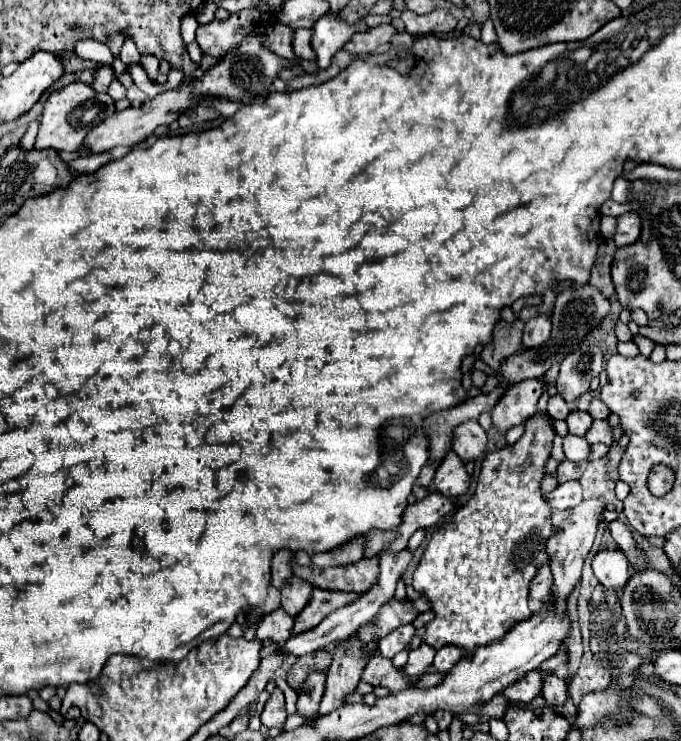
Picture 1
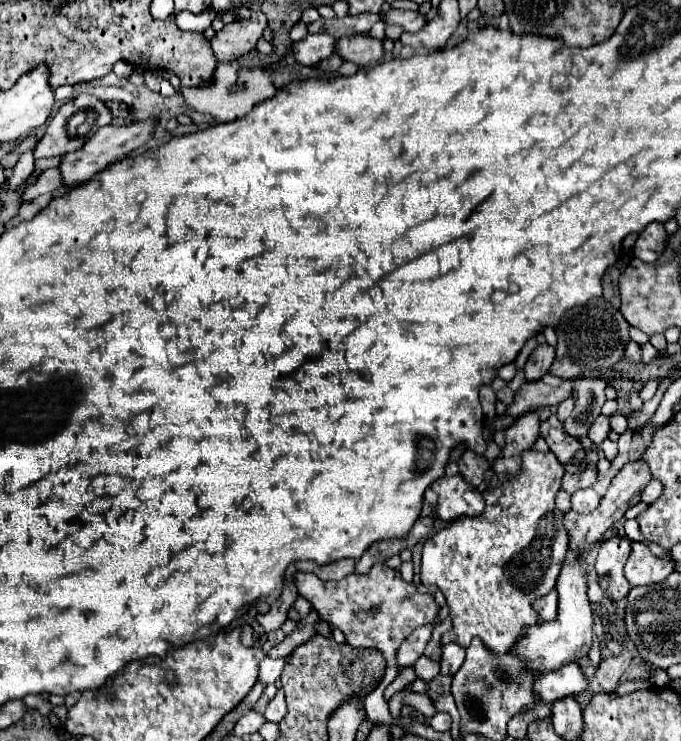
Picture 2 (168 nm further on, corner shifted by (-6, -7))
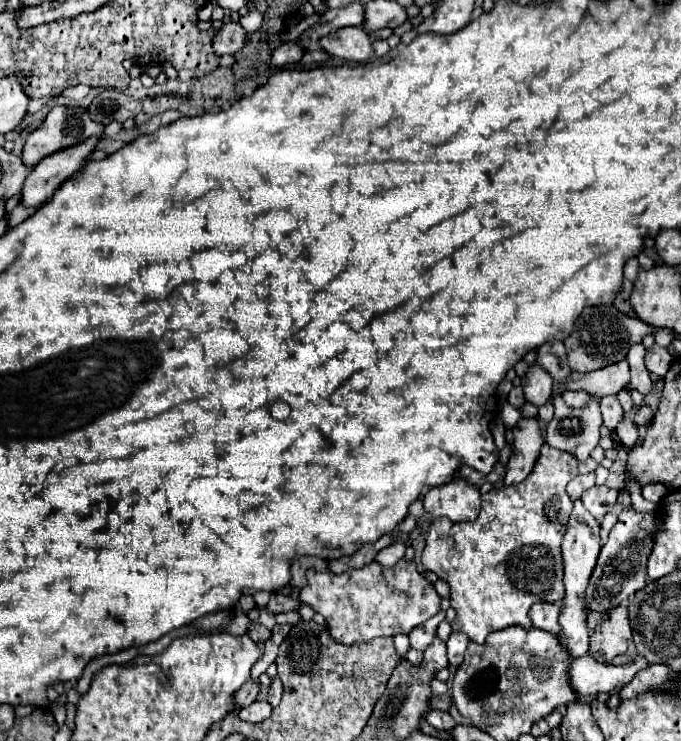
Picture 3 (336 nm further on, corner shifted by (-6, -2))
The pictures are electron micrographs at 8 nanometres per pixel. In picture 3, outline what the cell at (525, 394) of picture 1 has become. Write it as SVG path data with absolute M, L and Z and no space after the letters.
M521 419L513 429L513 437L515 443L513 443L513 455L509 457L507 463L507 475L503 479L505 485L517 485L527 479L539 457L541 445L545 443L537 419Z

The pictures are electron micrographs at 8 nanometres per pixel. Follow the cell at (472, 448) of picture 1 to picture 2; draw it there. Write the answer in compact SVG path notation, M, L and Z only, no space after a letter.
M493 442L489 444L489 448L487 448L485 454L475 454L473 450L465 450L463 456L457 462L457 468L459 468L459 472L463 474L463 478L469 484L479 486L481 480L483 480L483 472L487 468L491 468L491 462L493 462L493 458L497 454L499 454L499 446L495 446Z

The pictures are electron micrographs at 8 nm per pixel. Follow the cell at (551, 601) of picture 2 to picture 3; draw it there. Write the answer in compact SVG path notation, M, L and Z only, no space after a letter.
M535 603L529 611L529 617L533 621L533 627L539 627L543 631L549 631L553 635L559 635L559 613L561 607L557 603Z

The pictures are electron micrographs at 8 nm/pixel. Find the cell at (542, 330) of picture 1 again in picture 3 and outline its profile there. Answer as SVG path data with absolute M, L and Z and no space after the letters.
M537 363L529 367L529 373L523 377L521 387L525 391L525 397L529 403L533 403L535 407L541 407L545 403L551 401L551 393L553 393L553 379L547 371L543 371Z

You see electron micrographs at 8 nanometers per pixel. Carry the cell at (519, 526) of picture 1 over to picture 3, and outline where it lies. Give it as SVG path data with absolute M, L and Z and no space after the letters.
M547 443L531 471L531 475L513 487L491 489L481 497L481 511L475 521L451 521L435 519L427 533L427 545L423 549L423 565L439 579L447 581L451 589L451 607L457 611L453 631L463 631L471 641L483 643L493 631L501 631L511 625L531 627L529 609L533 603L559 603L565 597L563 563L561 563L561 539L565 535L567 519L573 509L565 487L577 475L577 459L565 451L557 451Z

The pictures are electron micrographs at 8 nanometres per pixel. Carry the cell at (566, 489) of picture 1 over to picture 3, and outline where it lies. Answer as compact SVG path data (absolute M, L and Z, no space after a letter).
M595 485L583 493L581 501L591 511L593 517L603 517L617 507L617 497L619 497L617 489L609 489L605 485L603 487Z

